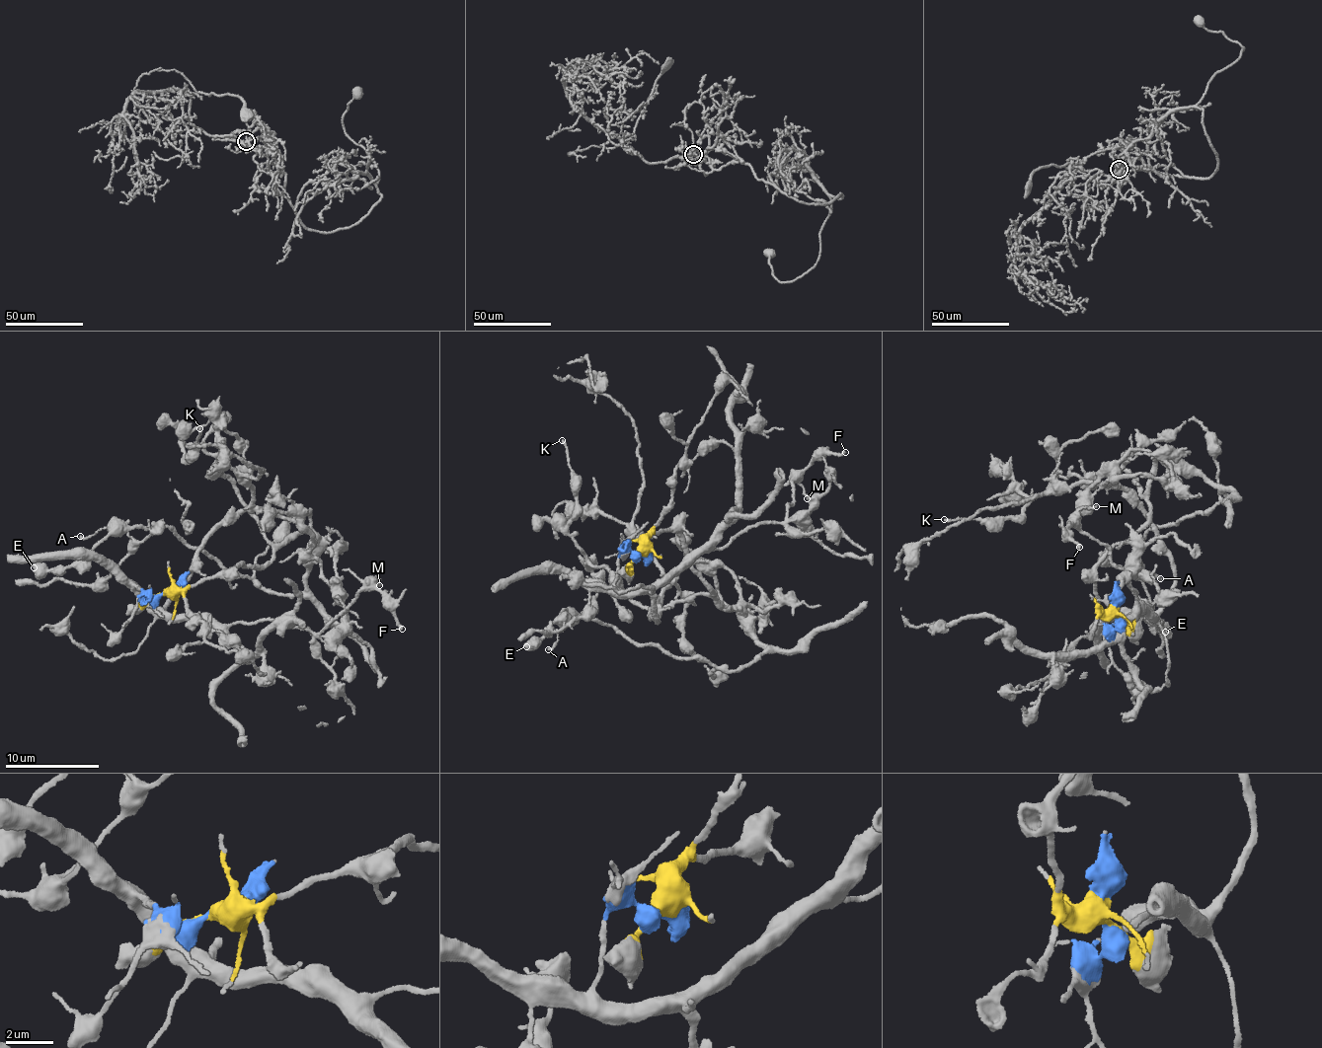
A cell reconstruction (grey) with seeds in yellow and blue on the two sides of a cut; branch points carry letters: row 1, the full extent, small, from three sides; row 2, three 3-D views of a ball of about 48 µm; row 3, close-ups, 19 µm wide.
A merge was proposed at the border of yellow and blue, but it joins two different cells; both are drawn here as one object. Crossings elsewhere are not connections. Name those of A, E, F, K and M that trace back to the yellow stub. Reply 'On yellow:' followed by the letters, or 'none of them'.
On yellow: A, E, K

